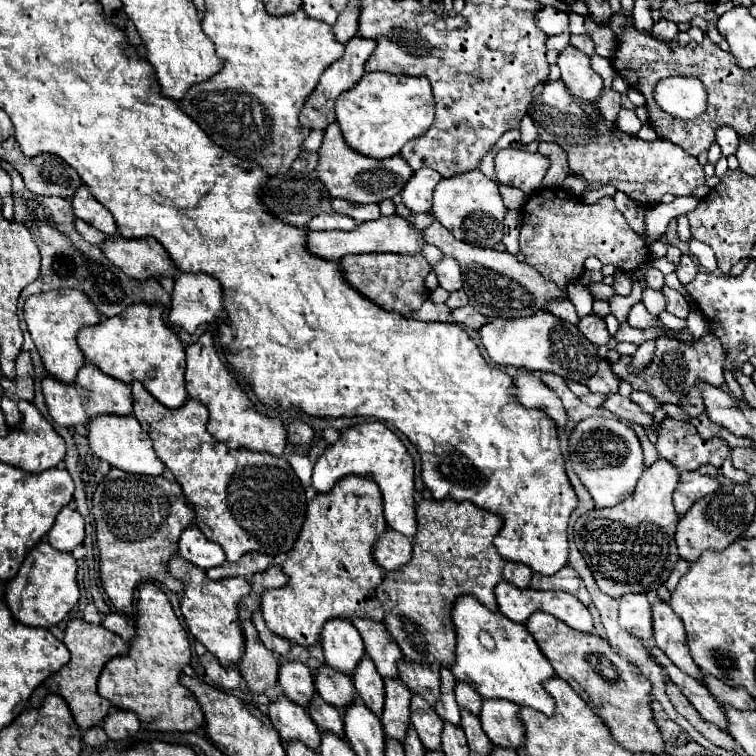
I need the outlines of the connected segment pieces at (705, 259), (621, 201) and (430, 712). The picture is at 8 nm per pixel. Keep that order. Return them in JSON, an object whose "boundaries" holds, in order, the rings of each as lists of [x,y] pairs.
{"boundaries":[[[[692,239],[692,241],[688,243],[688,247],[690,247],[692,255],[698,259],[698,263],[700,263],[706,271],[710,271],[710,273],[716,271],[716,257],[714,257],[712,249],[708,249],[706,243],[702,243],[702,241],[698,241],[698,239]]],[[[616,193],[614,195],[614,201],[616,201],[616,207],[622,211],[622,215],[626,217],[628,225],[638,233],[642,235],[644,233],[644,213],[646,213],[646,207],[642,203],[636,203],[634,199],[626,197],[624,193]]],[[[412,697],[410,717],[412,717],[412,727],[416,729],[424,747],[432,751],[440,749],[440,733],[442,733],[444,721],[436,715],[436,711],[430,705],[424,705],[420,697]]]]}

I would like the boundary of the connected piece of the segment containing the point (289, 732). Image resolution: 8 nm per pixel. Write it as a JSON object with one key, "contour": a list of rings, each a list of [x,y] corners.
{"contour":[[[280,695],[276,701],[270,701],[268,717],[284,741],[298,739],[310,749],[318,751],[320,731],[316,729],[316,723],[312,721],[312,717],[308,717],[302,705],[294,705]]]}

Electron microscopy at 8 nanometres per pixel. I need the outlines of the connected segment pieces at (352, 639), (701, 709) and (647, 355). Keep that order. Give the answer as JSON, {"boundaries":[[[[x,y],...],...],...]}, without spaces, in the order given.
{"boundaries":[[[[340,617],[336,621],[328,621],[324,625],[324,633],[320,635],[320,643],[324,649],[326,665],[346,675],[352,675],[358,661],[364,655],[364,643],[360,641],[358,629]]],[[[656,645],[648,647],[650,657],[656,661],[656,665],[660,665],[666,673],[666,677],[680,687],[680,691],[684,693],[684,697],[694,705],[694,709],[710,723],[714,723],[720,729],[726,729],[726,717],[722,707],[716,703],[716,699],[708,693],[708,689],[704,689],[704,685],[700,685],[696,679],[692,679],[686,673],[680,673],[680,669],[676,669],[676,665],[672,665],[672,661],[668,661],[668,657],[664,655],[664,651],[660,651]]],[[[654,341],[642,343],[642,345],[638,347],[638,351],[632,355],[632,363],[630,363],[630,369],[632,369],[632,373],[634,373],[634,371],[640,371],[640,369],[644,369],[646,365],[650,365],[652,357],[654,357]]]]}

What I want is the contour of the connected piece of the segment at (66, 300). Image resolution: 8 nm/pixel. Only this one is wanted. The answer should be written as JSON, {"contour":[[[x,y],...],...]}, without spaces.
{"contour":[[[54,289],[30,295],[24,303],[24,319],[46,371],[62,383],[72,383],[78,369],[84,365],[84,355],[76,345],[76,333],[86,325],[100,323],[96,305],[92,305],[92,301],[88,301],[88,295],[80,293],[80,289]]]}

